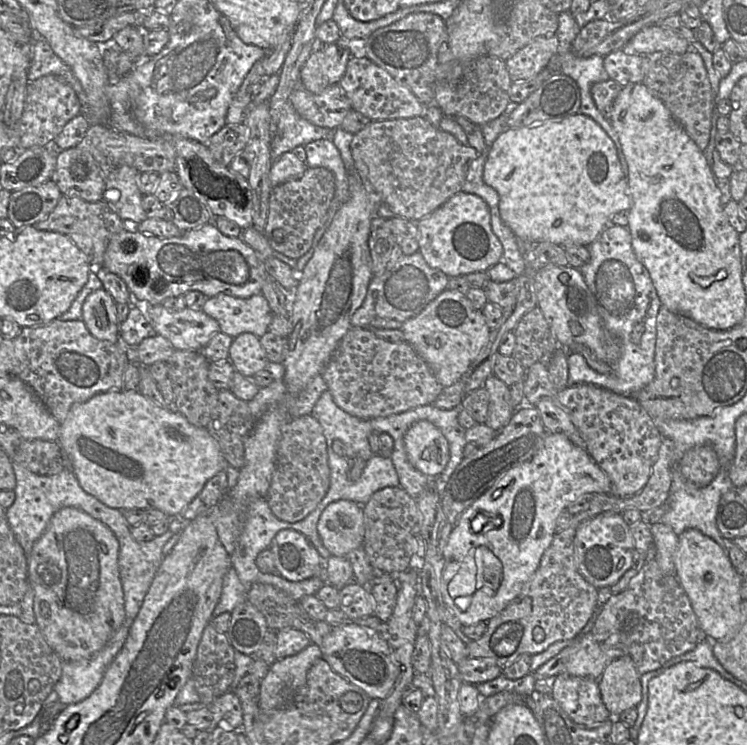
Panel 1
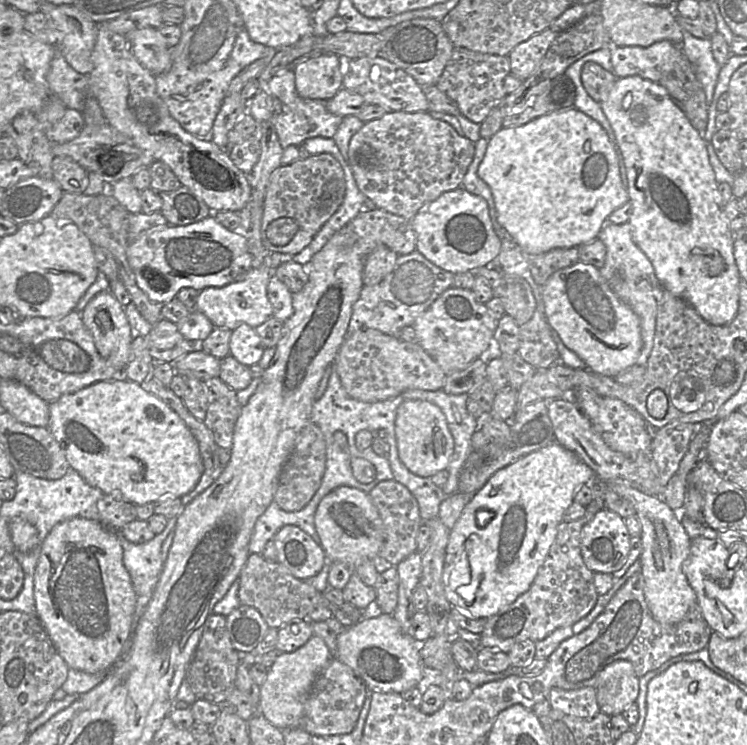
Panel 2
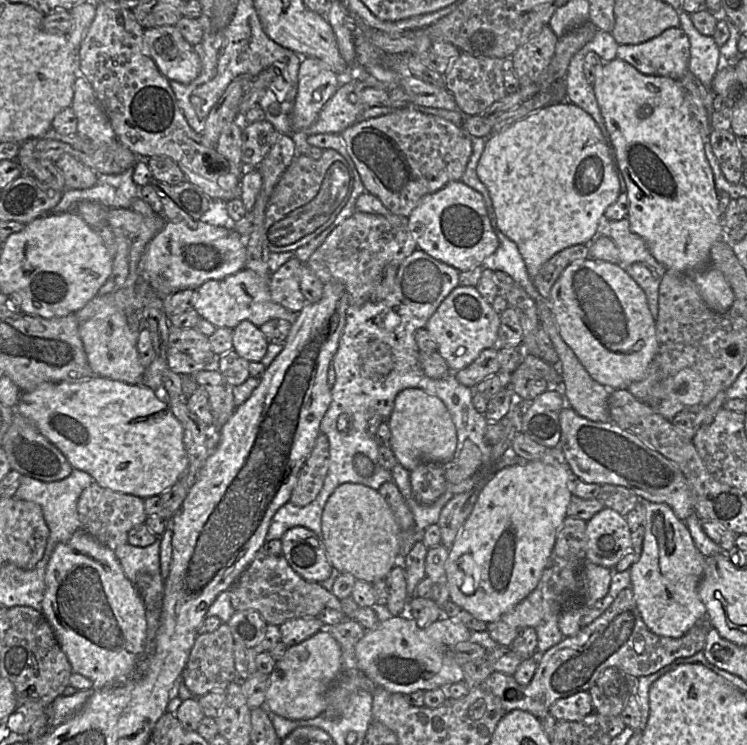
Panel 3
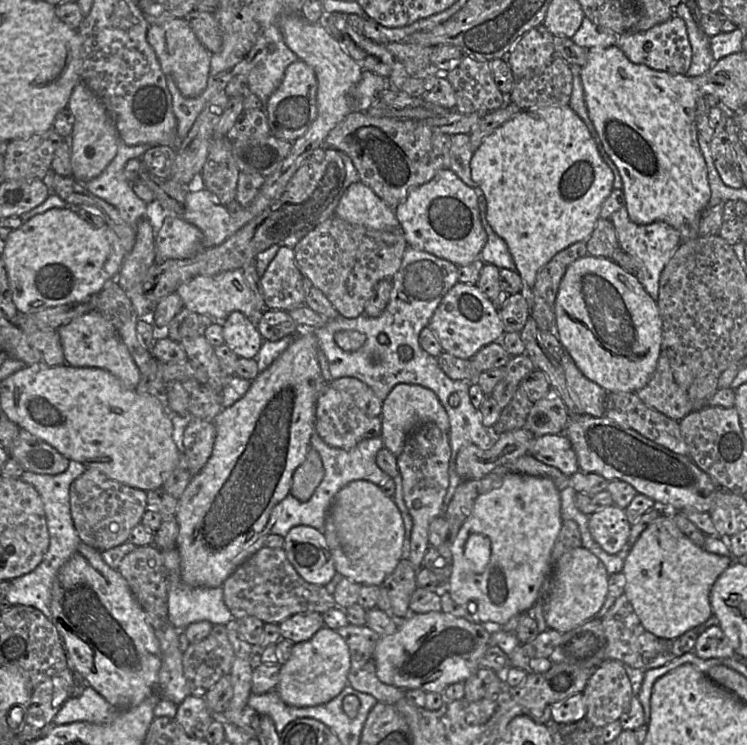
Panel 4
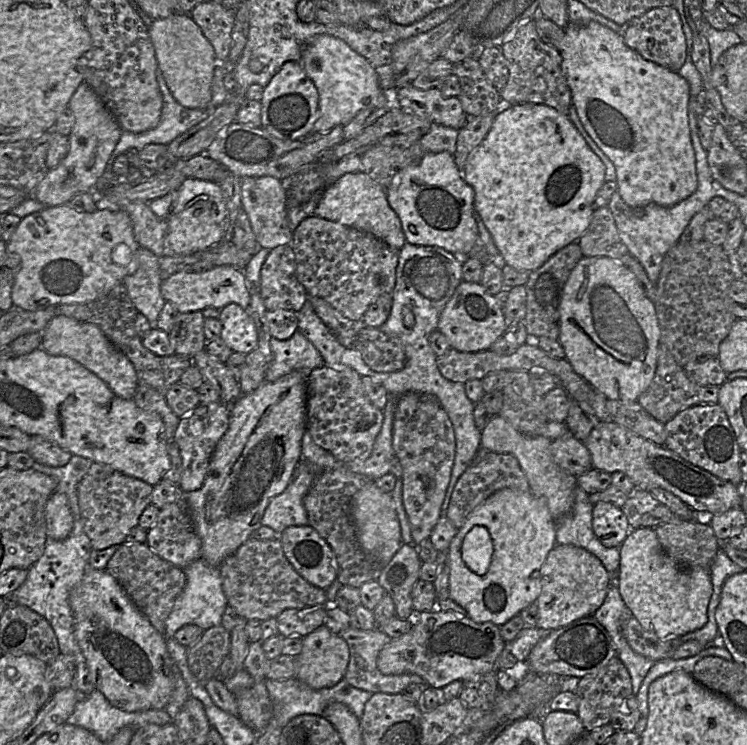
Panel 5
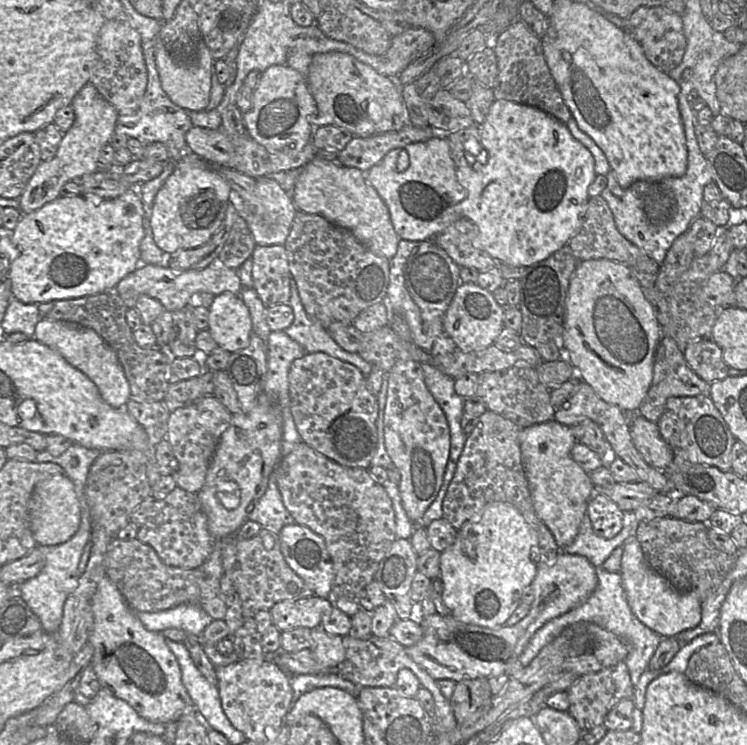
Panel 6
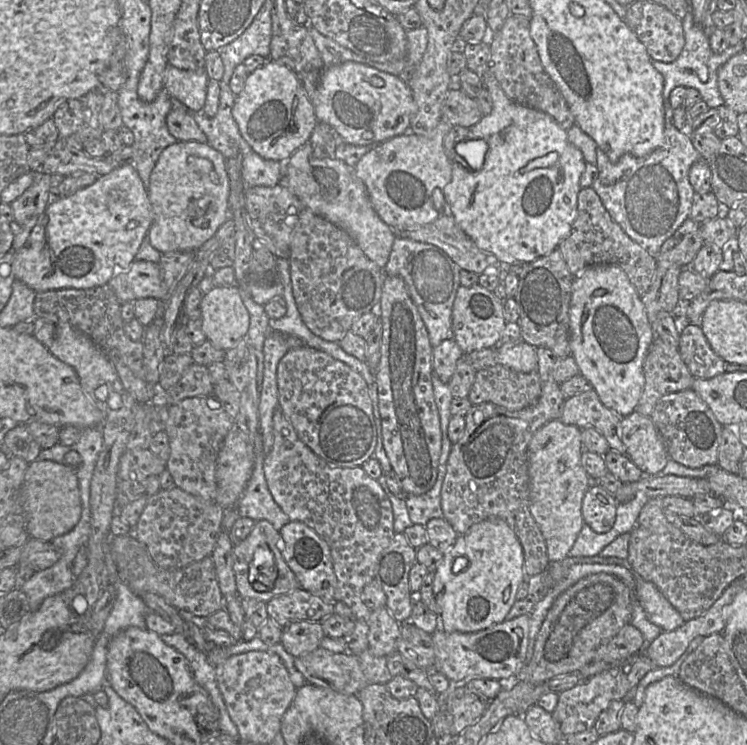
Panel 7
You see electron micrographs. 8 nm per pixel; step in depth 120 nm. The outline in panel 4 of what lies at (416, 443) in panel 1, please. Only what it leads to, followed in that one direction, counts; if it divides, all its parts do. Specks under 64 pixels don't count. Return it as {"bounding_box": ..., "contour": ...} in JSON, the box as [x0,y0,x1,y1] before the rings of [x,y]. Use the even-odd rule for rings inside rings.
{"bounding_box":[380,384,450,457],"contour":[[[414,384],[396,385],[383,401],[380,417],[383,448],[389,450],[396,457],[401,454],[408,435],[417,427],[433,423],[443,432],[448,433],[450,429],[447,412],[437,395],[430,389]]]}

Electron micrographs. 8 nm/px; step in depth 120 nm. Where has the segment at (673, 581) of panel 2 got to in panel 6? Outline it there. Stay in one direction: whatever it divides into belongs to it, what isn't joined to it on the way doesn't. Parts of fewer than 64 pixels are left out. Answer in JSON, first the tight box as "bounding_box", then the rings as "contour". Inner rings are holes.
{"bounding_box":[620,535,702,638],"contour":[[[634,535],[624,541],[620,574],[626,600],[633,614],[663,638],[675,638],[701,622],[702,603],[697,595],[677,591],[664,576],[654,570],[648,564]]]}

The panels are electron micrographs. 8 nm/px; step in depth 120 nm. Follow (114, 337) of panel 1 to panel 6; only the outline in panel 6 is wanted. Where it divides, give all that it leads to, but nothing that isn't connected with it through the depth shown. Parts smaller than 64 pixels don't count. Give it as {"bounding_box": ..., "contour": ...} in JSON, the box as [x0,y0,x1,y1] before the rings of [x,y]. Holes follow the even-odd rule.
{"bounding_box":[34,319,131,408],"contour":[[[40,319],[34,339],[58,352],[98,387],[101,396],[114,407],[124,408],[131,398],[129,382],[116,352],[93,329],[66,321]]]}

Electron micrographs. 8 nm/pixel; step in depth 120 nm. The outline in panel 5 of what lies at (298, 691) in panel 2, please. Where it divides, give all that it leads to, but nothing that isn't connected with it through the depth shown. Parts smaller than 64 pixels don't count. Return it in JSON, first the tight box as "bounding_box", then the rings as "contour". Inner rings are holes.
{"bounding_box":[295,625,348,690],"contour":[[[322,625],[303,637],[295,678],[314,690],[331,688],[344,678],[348,662],[345,640]]]}

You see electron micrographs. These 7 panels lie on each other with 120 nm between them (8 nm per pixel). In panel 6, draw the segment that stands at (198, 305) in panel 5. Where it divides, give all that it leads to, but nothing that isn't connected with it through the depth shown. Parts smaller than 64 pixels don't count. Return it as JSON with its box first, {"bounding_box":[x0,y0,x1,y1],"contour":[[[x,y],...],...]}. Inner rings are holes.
{"bounding_box":[116,260,243,312],"contour":[[[218,260],[214,262],[205,269],[189,271],[173,271],[161,265],[140,264],[117,284],[116,289],[128,308],[135,308],[137,299],[146,294],[159,301],[165,310],[171,312],[187,307],[195,293],[208,292],[217,296],[224,292],[231,292],[240,295],[243,287],[237,271],[226,267]]]}

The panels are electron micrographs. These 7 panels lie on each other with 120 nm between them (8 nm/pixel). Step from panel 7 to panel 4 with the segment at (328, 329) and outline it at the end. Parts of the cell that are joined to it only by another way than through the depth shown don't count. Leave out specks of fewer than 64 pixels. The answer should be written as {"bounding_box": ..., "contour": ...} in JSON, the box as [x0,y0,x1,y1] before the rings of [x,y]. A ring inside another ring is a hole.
{"bounding_box":[293,216,407,319],"contour":[[[332,216],[310,230],[293,250],[295,262],[303,277],[324,294],[339,316],[353,319],[364,314],[365,305],[377,283],[383,279],[392,279],[399,270],[407,246],[401,229],[374,230]]]}

